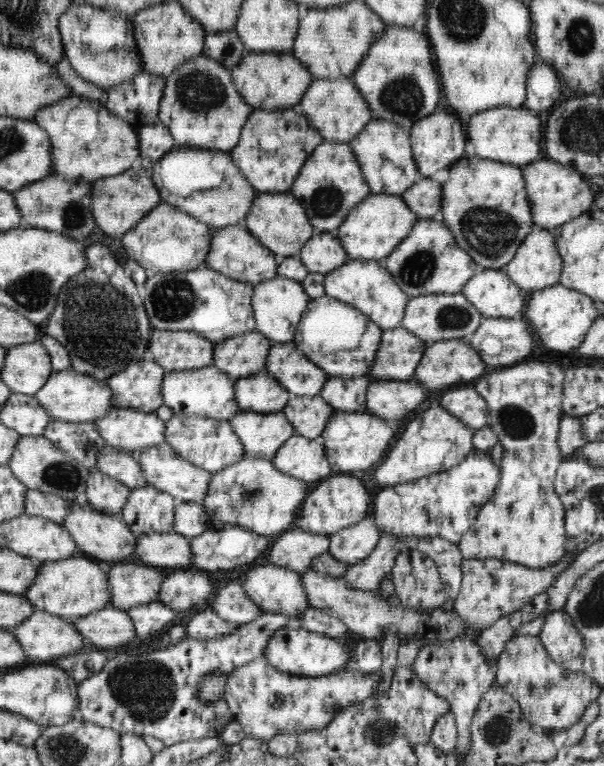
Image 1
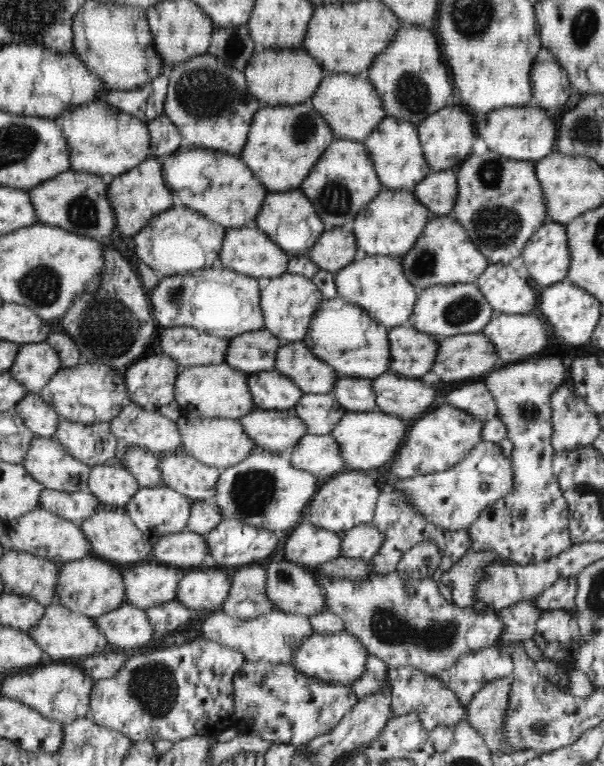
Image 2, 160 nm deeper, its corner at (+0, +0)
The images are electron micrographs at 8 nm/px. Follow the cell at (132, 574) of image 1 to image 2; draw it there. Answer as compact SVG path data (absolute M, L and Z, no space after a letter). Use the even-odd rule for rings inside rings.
M153 561L132 565L123 576L126 603L148 610L166 602L175 601L182 571Z

